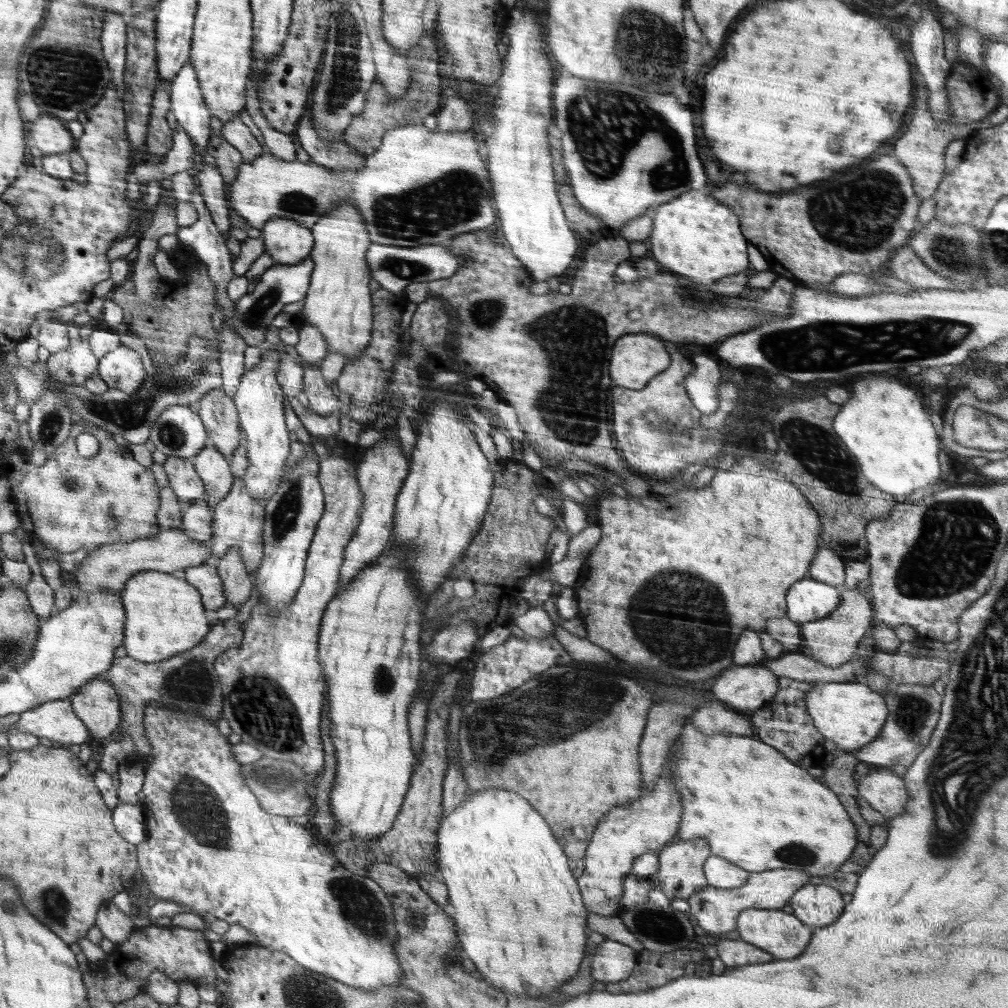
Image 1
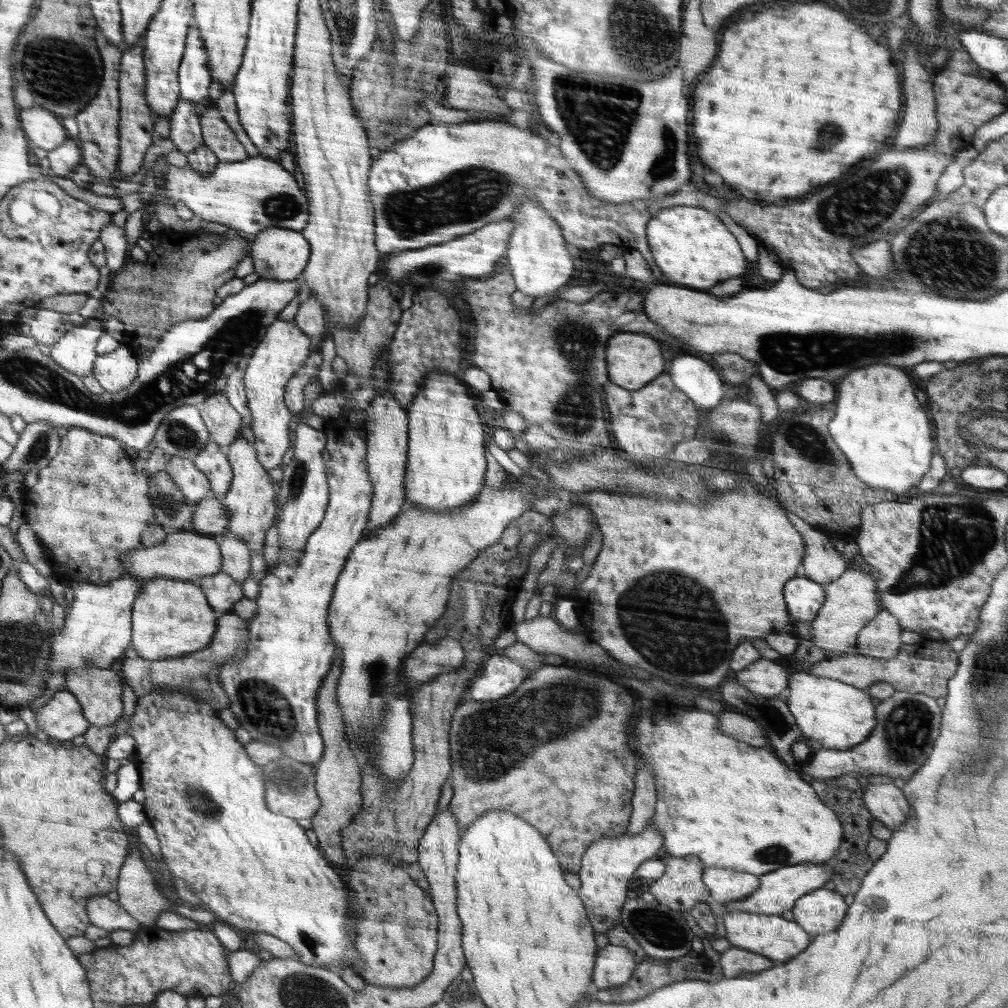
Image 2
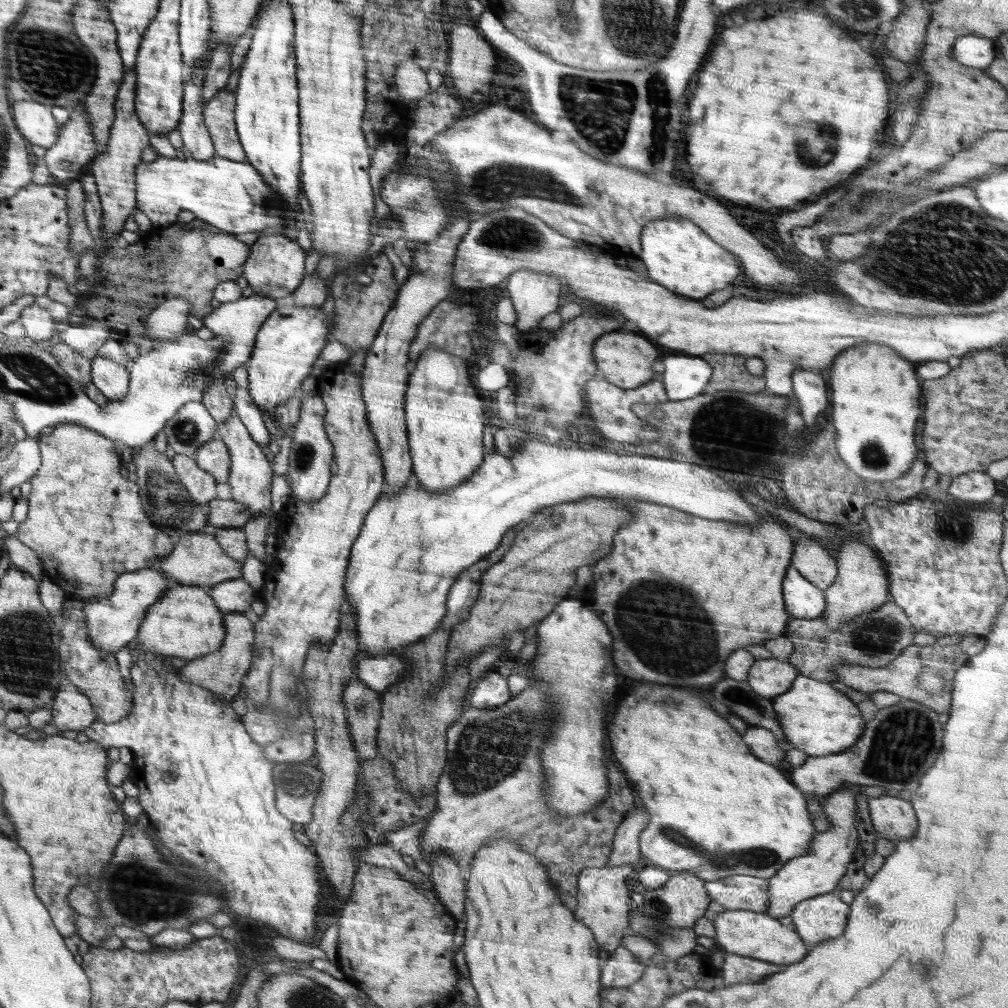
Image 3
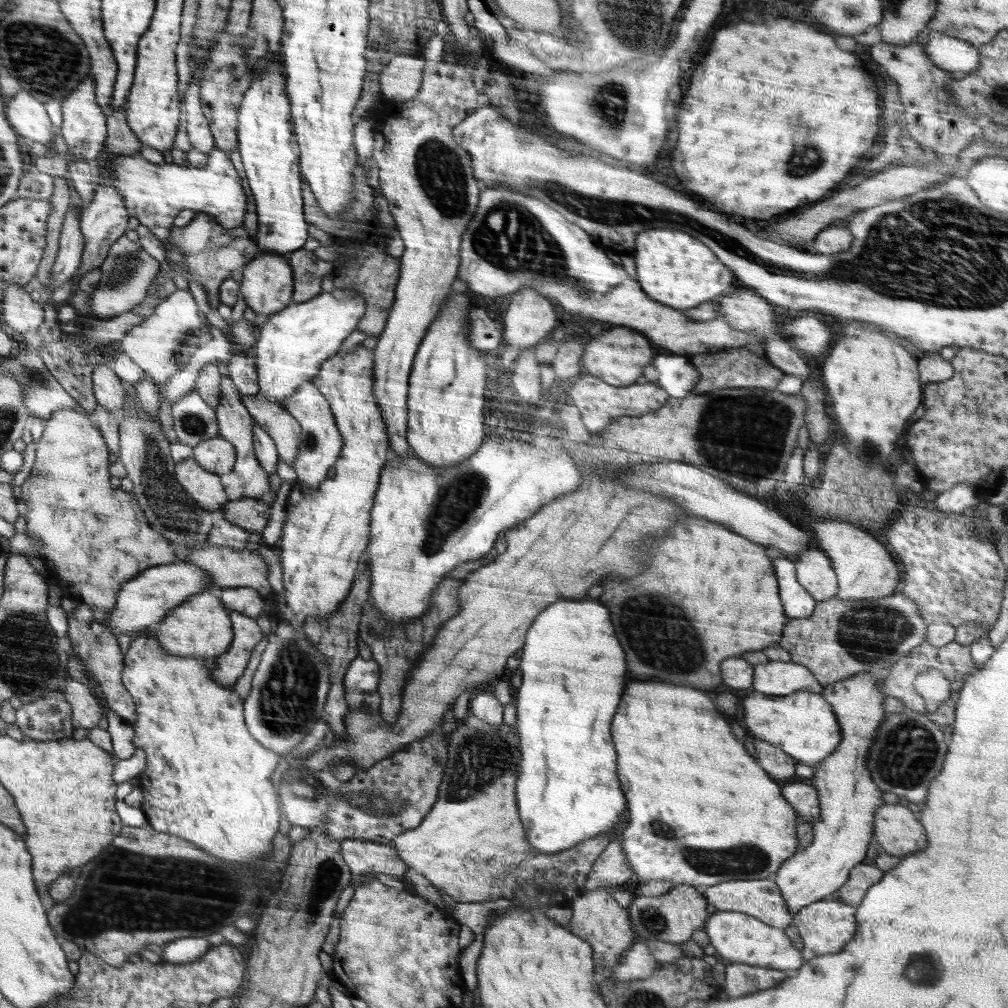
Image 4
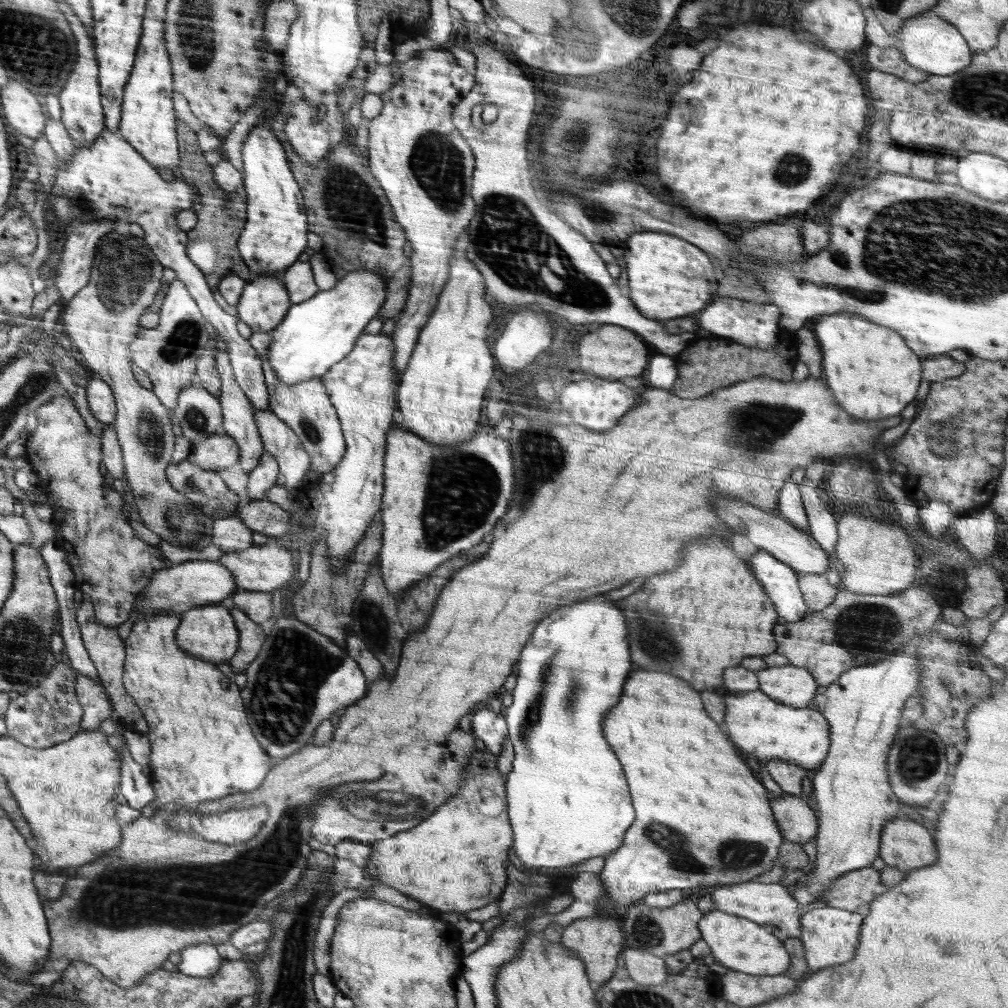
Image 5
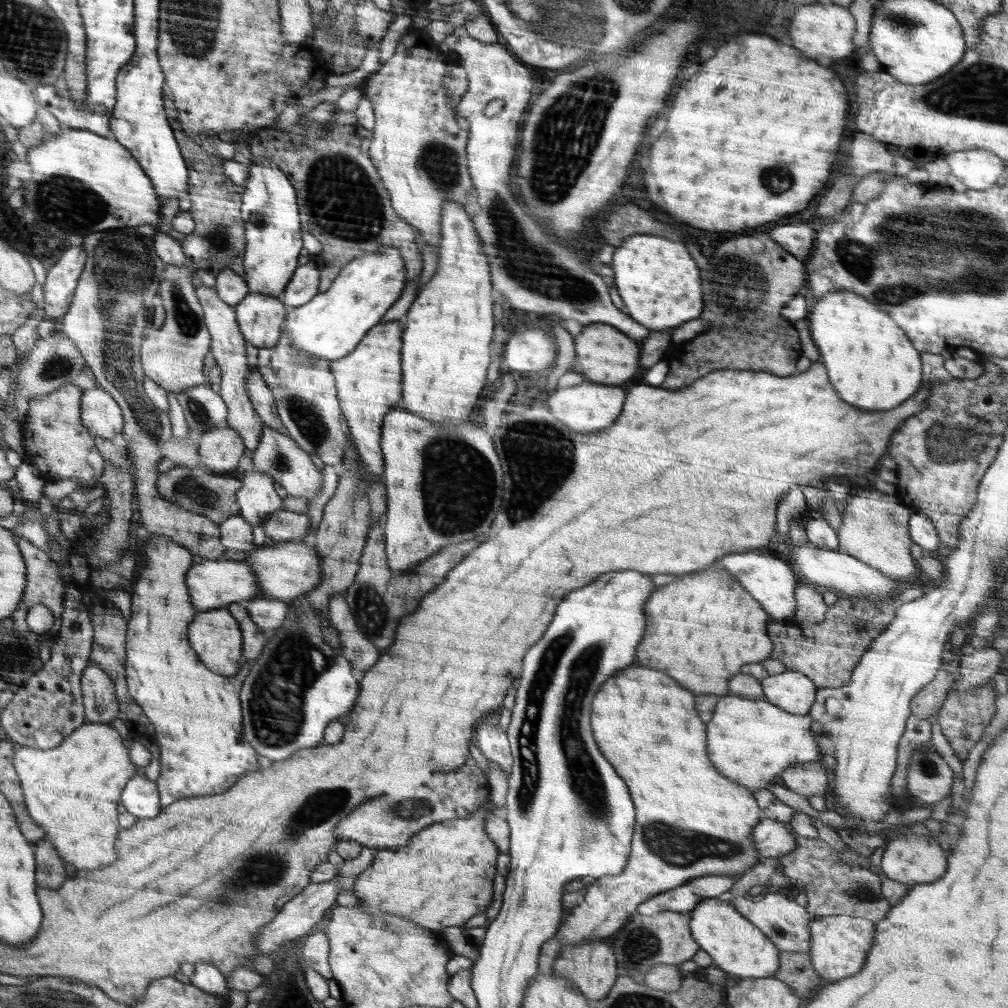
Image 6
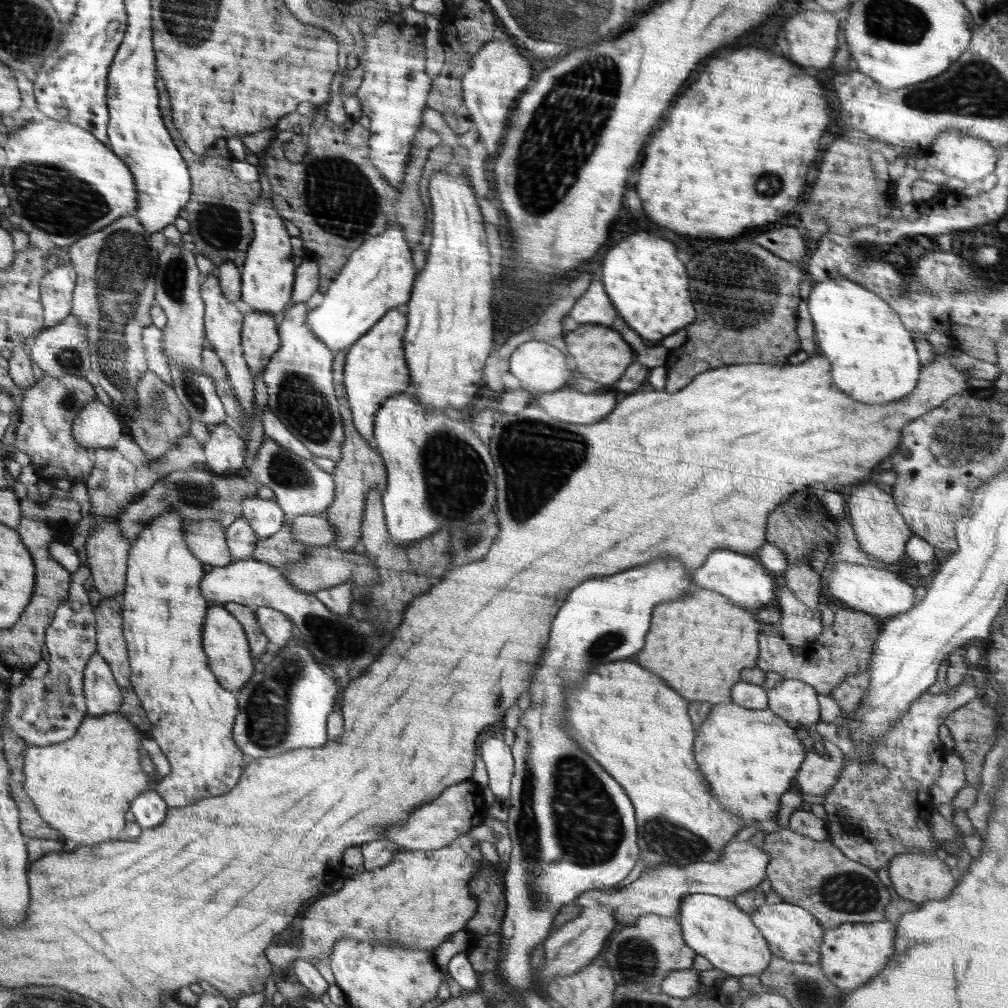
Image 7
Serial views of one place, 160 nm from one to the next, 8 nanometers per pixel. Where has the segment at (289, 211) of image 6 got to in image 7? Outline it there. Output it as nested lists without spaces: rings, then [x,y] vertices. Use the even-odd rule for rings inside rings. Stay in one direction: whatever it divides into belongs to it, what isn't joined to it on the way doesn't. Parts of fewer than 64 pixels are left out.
[[[261,196],[250,209],[254,238],[249,244],[248,255],[241,270],[240,303],[248,309],[278,314],[291,300],[296,265],[292,262],[290,234],[283,225],[270,196]]]

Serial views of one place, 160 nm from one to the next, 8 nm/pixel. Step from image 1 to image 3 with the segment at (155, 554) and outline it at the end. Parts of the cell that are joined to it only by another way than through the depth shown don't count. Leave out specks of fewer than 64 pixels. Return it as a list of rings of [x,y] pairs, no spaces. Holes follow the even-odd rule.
[[[207,532],[192,533],[182,537],[173,551],[161,559],[157,570],[164,573],[175,584],[207,589],[226,580],[243,579],[242,565],[224,551],[212,532]]]

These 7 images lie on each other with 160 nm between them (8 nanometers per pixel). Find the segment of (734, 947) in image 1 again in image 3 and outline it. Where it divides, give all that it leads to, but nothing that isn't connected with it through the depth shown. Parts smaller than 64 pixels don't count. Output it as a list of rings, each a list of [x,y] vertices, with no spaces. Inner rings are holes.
[[[726,953],[724,961],[724,986],[738,985],[738,984],[754,984],[762,978],[776,973],[782,972],[782,966],[778,964],[766,962],[750,958],[749,956],[740,956],[732,953]]]

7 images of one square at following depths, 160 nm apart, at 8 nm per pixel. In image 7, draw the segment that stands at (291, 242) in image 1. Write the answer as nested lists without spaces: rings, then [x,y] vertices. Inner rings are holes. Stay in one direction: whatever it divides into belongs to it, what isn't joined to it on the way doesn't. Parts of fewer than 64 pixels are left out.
[[[247,309],[242,327],[242,344],[245,360],[253,370],[254,377],[262,376],[270,357],[279,350],[280,343],[274,314]]]

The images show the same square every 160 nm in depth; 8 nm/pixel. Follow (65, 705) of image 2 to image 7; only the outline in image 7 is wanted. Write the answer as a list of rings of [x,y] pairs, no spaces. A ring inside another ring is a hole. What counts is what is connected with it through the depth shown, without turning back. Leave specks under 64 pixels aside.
[[[94,653],[83,670],[83,691],[87,714],[97,717],[120,710],[124,702],[121,687],[113,676],[112,666]]]

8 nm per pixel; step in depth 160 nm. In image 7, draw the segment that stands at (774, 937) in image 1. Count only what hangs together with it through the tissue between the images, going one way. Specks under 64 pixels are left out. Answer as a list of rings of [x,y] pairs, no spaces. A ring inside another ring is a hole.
[[[696,893],[681,900],[677,921],[686,946],[732,977],[760,974],[773,959],[768,941],[734,902],[713,894]]]

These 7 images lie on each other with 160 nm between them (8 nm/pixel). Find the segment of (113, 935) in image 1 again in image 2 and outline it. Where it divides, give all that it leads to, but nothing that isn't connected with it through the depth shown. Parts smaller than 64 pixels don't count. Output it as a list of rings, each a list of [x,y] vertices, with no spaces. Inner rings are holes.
[[[93,896],[87,901],[90,920],[94,926],[103,928],[108,934],[115,930],[138,932],[142,928],[136,919],[132,919],[128,912],[107,896]]]

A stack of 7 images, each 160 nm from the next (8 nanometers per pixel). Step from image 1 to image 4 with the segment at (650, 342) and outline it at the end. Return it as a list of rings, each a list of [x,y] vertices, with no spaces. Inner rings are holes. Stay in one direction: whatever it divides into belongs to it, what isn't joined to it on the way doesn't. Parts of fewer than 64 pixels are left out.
[[[614,328],[608,332],[602,332],[598,338],[586,344],[582,364],[588,374],[602,378],[604,382],[612,386],[630,386],[636,382],[636,378],[642,376],[642,368],[650,364],[654,358],[654,350],[650,348],[648,340],[642,338],[640,334],[626,330],[626,328]]]

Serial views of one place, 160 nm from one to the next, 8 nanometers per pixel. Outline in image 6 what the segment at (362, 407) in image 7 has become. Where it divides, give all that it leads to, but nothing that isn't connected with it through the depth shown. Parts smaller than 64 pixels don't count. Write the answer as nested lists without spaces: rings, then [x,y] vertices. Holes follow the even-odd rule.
[[[393,320],[385,323],[378,323],[371,328],[366,336],[358,343],[349,355],[332,361],[329,366],[334,376],[337,390],[337,398],[340,410],[343,414],[345,427],[350,432],[350,440],[356,448],[359,462],[363,466],[363,479],[369,485],[376,479],[382,480],[384,459],[381,451],[381,438],[383,420],[394,408],[402,407],[402,368],[401,368],[401,336],[403,333],[403,321]]]

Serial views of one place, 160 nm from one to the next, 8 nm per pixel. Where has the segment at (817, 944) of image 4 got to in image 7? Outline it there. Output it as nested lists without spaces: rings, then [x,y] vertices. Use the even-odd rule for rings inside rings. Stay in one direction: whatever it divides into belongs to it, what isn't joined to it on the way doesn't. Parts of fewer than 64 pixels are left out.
[[[890,921],[872,923],[850,923],[826,928],[820,945],[821,957],[818,964],[831,984],[844,992],[854,991],[866,984],[886,966],[893,955],[895,925]]]

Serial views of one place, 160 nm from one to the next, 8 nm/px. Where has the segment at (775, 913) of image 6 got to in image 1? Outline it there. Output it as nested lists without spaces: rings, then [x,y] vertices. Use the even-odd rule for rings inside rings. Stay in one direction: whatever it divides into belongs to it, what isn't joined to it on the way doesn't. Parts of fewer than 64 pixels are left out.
[[[711,855],[703,865],[707,884],[716,888],[738,888],[748,881],[749,873],[730,861]]]

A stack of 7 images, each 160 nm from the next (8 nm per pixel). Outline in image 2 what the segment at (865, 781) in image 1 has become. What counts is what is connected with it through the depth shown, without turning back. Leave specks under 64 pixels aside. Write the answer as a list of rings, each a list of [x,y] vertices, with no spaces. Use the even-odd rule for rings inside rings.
[[[894,783],[868,784],[863,801],[875,820],[883,822],[890,830],[898,830],[910,815],[910,807],[903,790]]]

